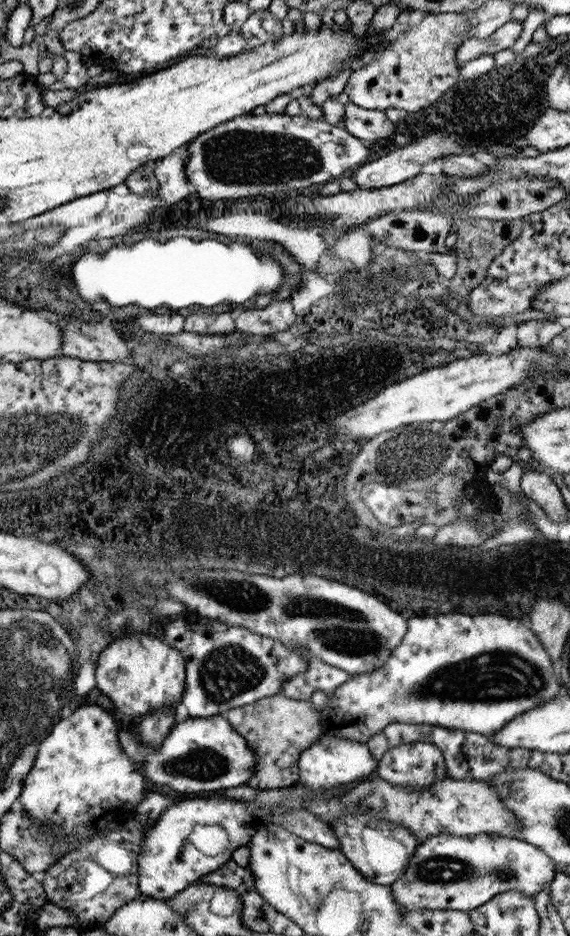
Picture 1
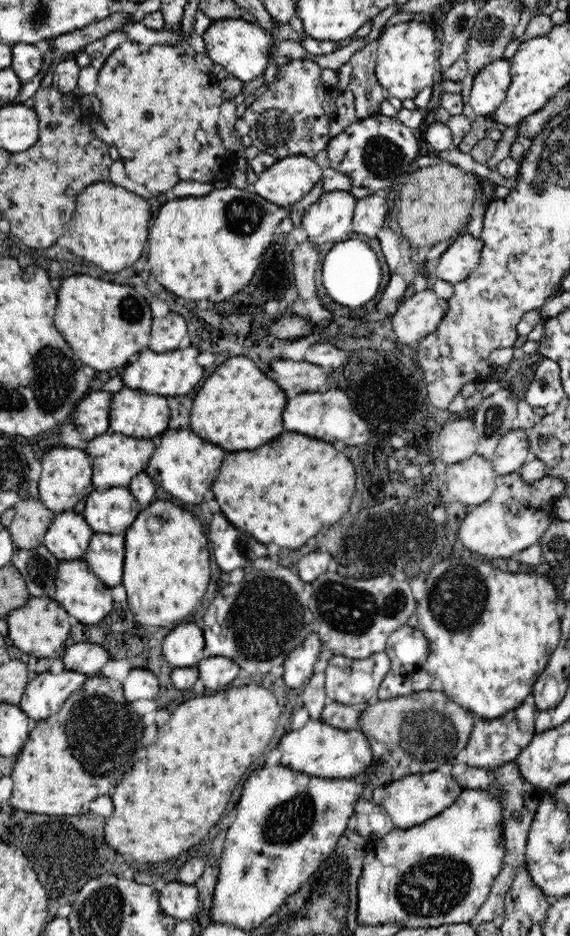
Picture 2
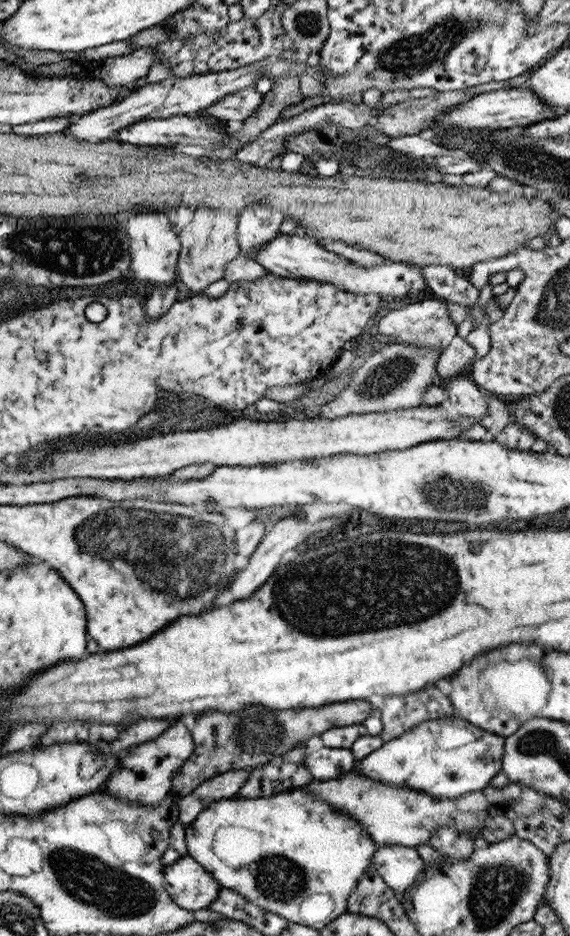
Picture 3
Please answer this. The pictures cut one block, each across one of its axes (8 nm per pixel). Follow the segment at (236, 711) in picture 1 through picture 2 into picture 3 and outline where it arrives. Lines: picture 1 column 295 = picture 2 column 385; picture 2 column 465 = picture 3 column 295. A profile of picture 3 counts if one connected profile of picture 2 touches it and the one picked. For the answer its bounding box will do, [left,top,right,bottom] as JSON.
[171,699,371,794]

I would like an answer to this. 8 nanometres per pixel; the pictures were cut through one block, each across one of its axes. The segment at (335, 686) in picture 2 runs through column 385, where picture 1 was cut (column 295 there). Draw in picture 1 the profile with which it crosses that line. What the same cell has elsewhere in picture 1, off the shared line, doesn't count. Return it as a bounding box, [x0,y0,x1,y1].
[159,612,307,719]

